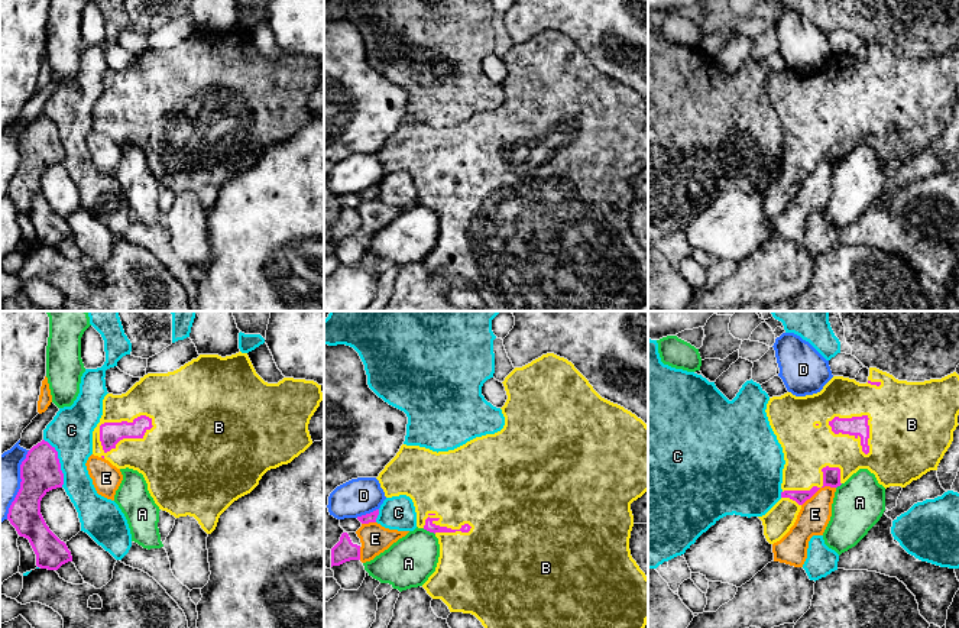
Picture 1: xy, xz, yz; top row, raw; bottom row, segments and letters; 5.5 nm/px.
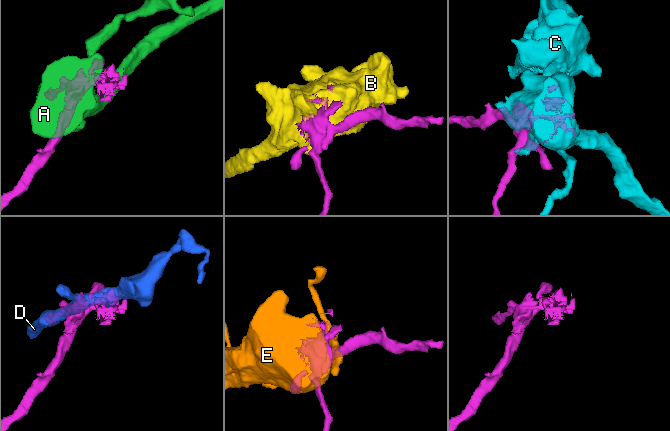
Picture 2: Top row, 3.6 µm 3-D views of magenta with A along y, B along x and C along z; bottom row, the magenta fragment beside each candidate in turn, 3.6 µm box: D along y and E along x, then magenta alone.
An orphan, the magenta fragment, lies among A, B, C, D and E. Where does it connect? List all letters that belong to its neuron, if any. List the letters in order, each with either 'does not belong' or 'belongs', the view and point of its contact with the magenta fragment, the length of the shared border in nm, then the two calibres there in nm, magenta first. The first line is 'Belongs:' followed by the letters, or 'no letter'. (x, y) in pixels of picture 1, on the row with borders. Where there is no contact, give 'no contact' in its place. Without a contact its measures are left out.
Belongs: B
A: does not belong | xz (428, 530) | 80 nm | 50/280 nm
B: belongs | xy (129, 437) | 360 nm | 130/360 nm
C: does not belong | xy (60, 463) | 300 nm | 220/240 nm
D: does not belong | xz (366, 514) | 140 nm | 50/200 nm
E: does not belong | yz (817, 489) | 220 nm | 80/170 nm

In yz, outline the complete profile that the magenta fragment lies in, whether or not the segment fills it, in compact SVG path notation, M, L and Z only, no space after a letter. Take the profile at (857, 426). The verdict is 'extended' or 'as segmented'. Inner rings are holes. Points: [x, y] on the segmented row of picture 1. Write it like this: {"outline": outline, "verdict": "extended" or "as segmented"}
{"outline": "M869 368L866 383L833 376L820 392L796 396L787 392L770 398L767 417L784 453L781 499L762 517L764 535L770 544L780 541L794 525L801 505L820 488L837 488L859 469L868 469L879 485L905 488L930 470L937 470L940 460L953 441L959 415L959 375L956 372L924 382L898 381L877 368Z", "verdict": "extended"}

